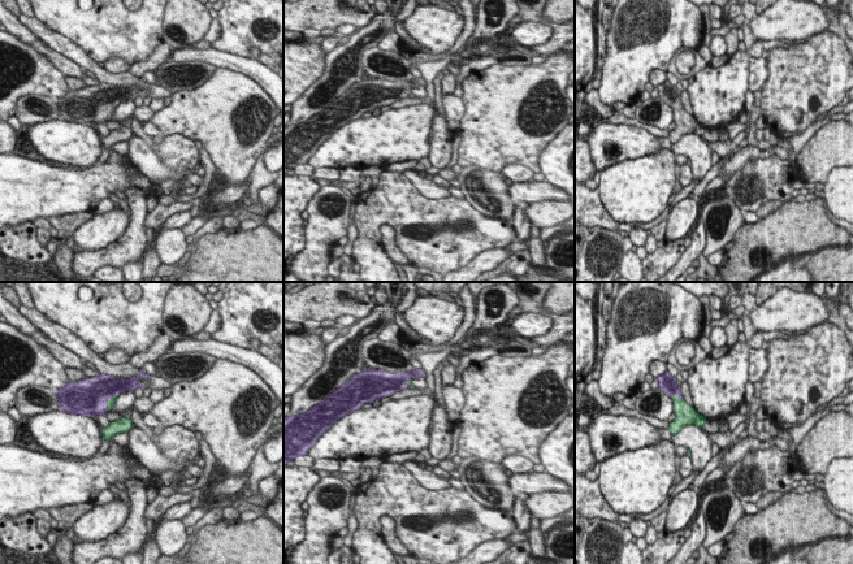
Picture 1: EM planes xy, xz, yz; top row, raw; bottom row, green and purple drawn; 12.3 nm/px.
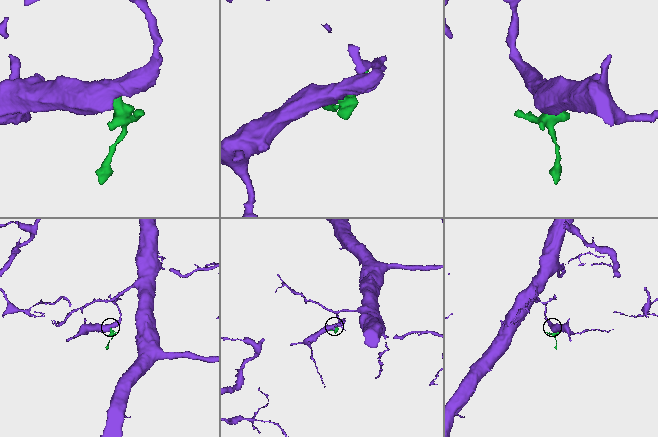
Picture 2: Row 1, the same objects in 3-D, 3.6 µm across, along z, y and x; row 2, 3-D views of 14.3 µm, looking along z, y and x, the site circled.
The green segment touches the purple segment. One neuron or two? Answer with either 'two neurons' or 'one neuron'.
one neuron

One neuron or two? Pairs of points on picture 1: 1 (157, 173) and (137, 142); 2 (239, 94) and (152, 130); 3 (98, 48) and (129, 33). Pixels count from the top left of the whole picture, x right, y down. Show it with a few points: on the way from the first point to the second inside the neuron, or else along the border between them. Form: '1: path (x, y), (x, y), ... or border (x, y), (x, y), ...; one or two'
1: path (150, 165), (137, 150); one
2: border (151, 121), (161, 135); two
3: path (105, 40), (112, 34), (121, 34); one

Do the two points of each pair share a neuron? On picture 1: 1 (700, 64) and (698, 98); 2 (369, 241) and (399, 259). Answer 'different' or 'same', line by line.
1: different
2: different

